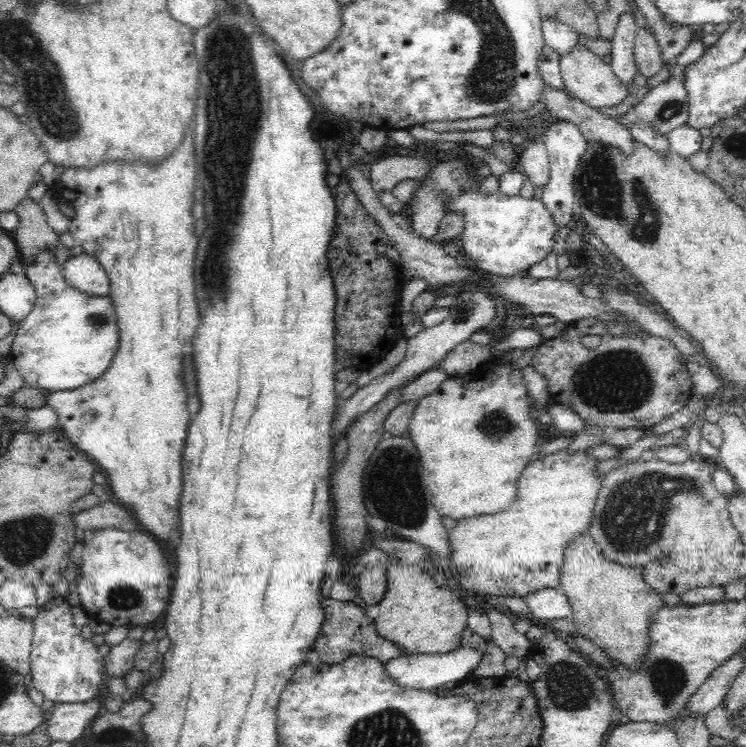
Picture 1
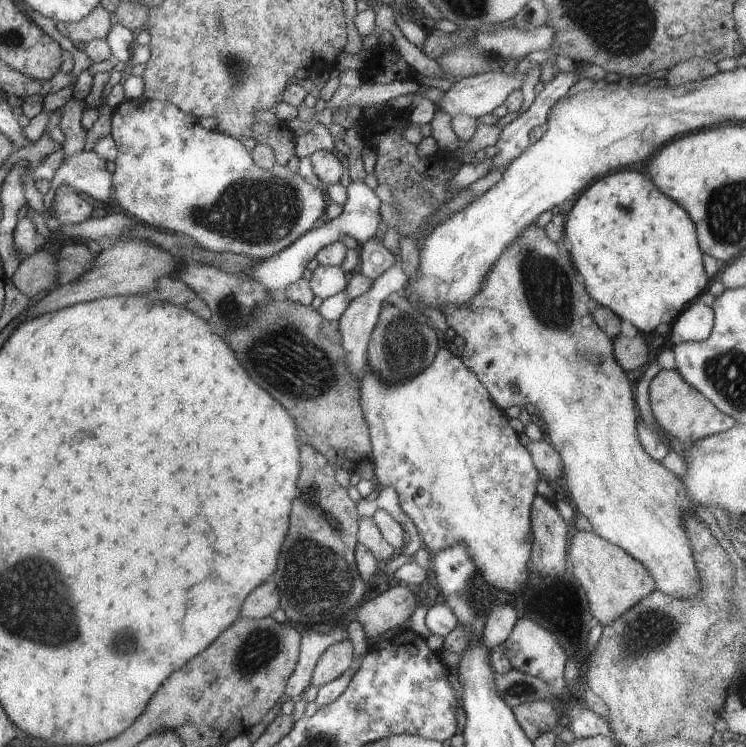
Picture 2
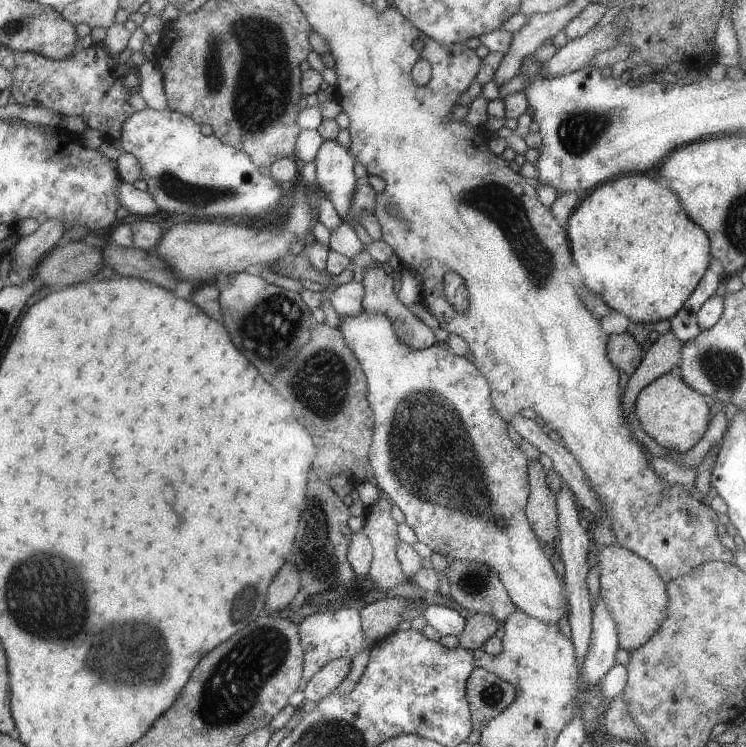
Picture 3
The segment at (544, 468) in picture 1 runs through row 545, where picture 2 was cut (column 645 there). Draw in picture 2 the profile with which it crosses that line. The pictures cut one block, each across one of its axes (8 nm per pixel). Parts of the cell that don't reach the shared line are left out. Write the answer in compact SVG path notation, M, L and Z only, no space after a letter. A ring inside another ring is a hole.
M534 222L523 234L506 248L499 262L493 267L493 270L488 274L483 288L462 307L444 307L443 313L446 315L446 321L450 329L456 331L456 335L462 336L466 341L466 347L462 354L462 360L466 362L468 369L476 374L476 377L486 386L490 397L494 403L502 410L508 406L521 405L529 408L538 408L542 419L546 423L546 439L551 442L551 446L558 452L563 465L563 479L568 486L570 498L576 503L576 510L580 515L585 516L593 527L593 532L598 533L604 540L612 542L614 545L619 545L620 548L626 549L635 560L638 560L646 566L651 574L651 578L655 581L655 586L658 591L666 593L670 597L675 597L679 600L687 600L696 597L703 590L703 582L701 574L698 572L694 554L692 554L692 546L690 546L690 538L686 536L682 518L686 512L692 512L696 516L701 516L702 520L708 523L709 528L712 528L712 534L718 538L719 542L728 542L722 532L716 526L715 516L708 508L692 503L685 494L684 484L680 478L676 477L670 470L666 470L661 462L656 462L655 458L648 454L647 450L640 446L638 440L639 432L636 427L636 410L634 410L634 392L632 392L632 384L628 382L628 376L624 372L624 368L619 364L615 356L614 342L599 325L596 324L595 318L590 314L588 308L588 294L584 290L584 278L574 270L570 258L566 258L560 254L560 248L553 244L546 235L545 230L540 229ZM515 384L520 389L518 394L512 392L512 385Z

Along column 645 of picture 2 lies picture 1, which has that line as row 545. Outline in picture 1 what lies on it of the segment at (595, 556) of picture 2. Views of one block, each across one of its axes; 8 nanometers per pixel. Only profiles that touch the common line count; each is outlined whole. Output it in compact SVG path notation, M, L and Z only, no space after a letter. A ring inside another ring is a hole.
M588 532L574 535L565 546L560 590L572 607L577 632L602 648L610 658L632 667L649 646L649 623L665 605L662 595L643 578L643 571L623 567L603 556Z

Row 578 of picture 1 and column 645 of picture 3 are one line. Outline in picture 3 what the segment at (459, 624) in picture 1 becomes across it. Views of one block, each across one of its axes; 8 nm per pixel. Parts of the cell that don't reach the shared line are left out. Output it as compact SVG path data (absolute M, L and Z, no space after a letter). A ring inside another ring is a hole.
M667 373L648 384L637 397L635 413L640 419L644 432L655 443L672 453L682 454L691 450L708 430L710 420L710 401L677 376Z

